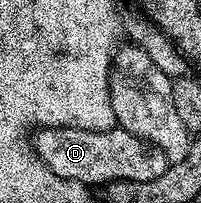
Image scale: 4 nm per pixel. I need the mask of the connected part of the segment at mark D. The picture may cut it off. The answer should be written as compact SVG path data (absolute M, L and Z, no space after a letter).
M113 126L103 130L90 128L40 128L37 131L36 144L34 140L34 152L38 159L54 174L58 174L67 180L76 180L85 186L101 184L107 186L113 180L153 180L170 167L169 157L163 156L161 152L147 145L130 134L125 128Z

